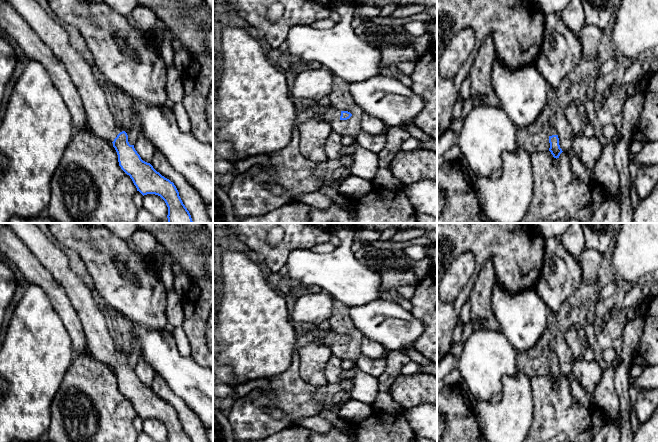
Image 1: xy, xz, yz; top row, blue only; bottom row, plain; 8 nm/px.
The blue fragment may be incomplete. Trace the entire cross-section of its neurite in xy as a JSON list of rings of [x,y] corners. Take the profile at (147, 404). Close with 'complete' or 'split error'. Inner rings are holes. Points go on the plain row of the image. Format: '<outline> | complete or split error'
[[[35,223],[7,224],[64,288],[80,317],[90,355],[113,367],[119,390],[130,400],[137,415],[143,420],[160,420],[168,431],[167,442],[191,442],[174,407],[143,385],[134,369],[129,368],[127,357],[117,350],[101,306],[94,300],[90,288],[70,269],[64,249],[53,243]]] | split error

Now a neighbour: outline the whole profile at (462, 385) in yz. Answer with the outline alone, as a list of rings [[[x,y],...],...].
[[[463,379],[459,382],[458,388],[459,388],[459,391],[460,391],[461,395],[462,395],[462,397],[464,398],[466,404],[470,408],[474,409],[477,402],[472,397],[470,391],[468,390],[467,384]]]

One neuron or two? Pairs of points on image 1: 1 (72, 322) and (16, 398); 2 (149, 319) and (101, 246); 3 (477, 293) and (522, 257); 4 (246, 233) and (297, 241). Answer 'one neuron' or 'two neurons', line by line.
1: two neurons
2: one neuron
3: two neurons
4: one neuron

